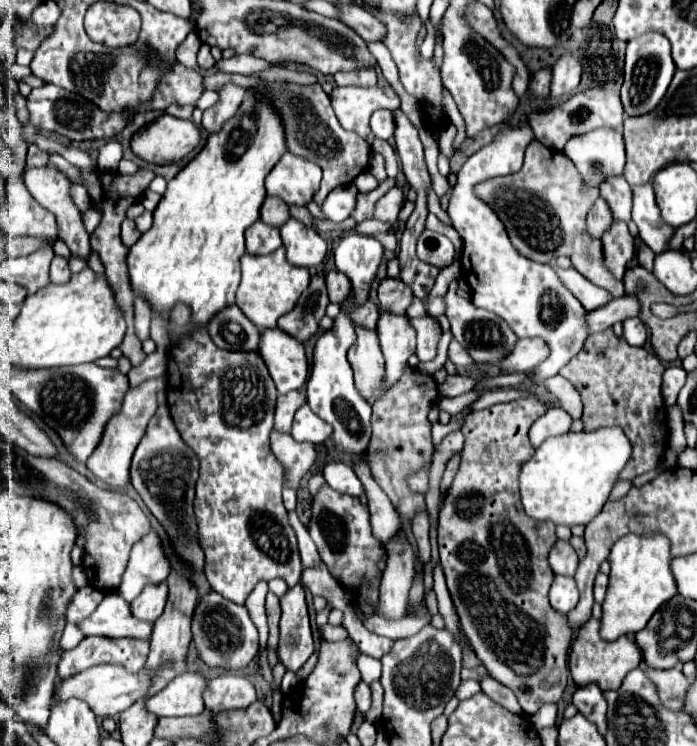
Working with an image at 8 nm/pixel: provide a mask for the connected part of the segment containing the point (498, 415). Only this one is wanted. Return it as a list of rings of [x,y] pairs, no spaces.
[[[522,397],[466,415],[462,425],[466,441],[460,467],[444,499],[438,527],[440,565],[444,569],[448,591],[458,611],[464,635],[488,673],[514,691],[526,715],[534,715],[546,703],[560,701],[568,681],[568,649],[572,643],[572,631],[566,617],[556,613],[548,603],[548,589],[554,581],[554,573],[548,565],[548,553],[556,543],[556,527],[554,523],[538,523],[530,519],[524,513],[518,495],[520,467],[534,455],[528,441],[528,429],[546,411],[548,405],[536,397]]]

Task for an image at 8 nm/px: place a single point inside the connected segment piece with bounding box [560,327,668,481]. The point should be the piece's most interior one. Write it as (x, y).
(619, 384)

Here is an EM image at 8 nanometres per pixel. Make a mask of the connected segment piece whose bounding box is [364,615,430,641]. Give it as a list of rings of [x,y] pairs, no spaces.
[[[372,615],[368,619],[364,619],[364,625],[374,631],[376,635],[388,637],[392,641],[400,639],[400,637],[410,637],[414,633],[418,633],[426,623],[430,623],[430,615],[426,615],[424,619],[416,619],[416,617],[404,617],[398,621],[386,621],[378,615]]]

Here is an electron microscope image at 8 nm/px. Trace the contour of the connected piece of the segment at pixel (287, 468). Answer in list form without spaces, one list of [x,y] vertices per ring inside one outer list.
[[[272,431],[270,435],[272,453],[280,461],[286,477],[286,487],[300,487],[304,473],[312,467],[316,459],[316,451],[312,443],[298,443],[292,435]]]

